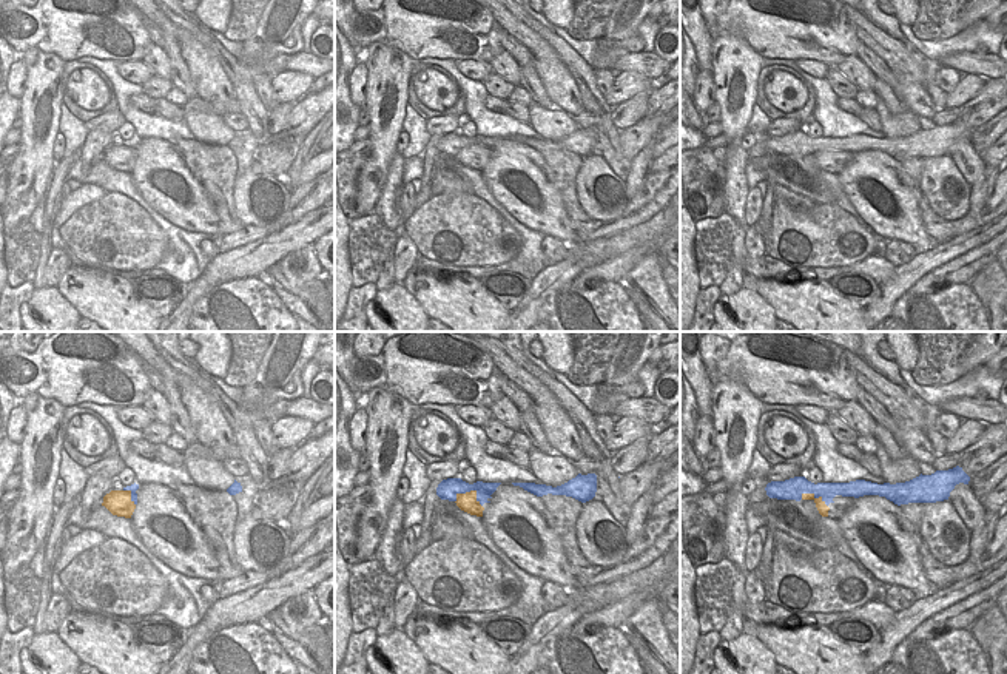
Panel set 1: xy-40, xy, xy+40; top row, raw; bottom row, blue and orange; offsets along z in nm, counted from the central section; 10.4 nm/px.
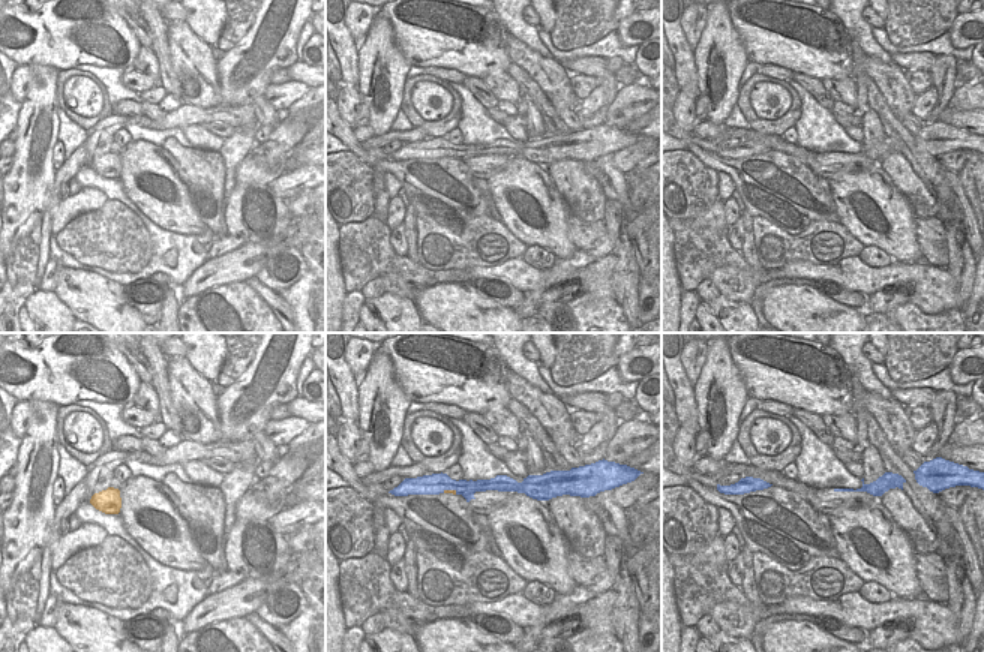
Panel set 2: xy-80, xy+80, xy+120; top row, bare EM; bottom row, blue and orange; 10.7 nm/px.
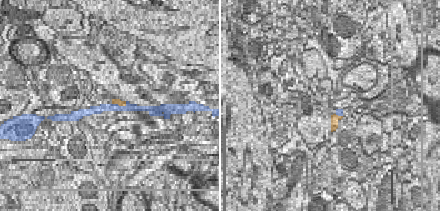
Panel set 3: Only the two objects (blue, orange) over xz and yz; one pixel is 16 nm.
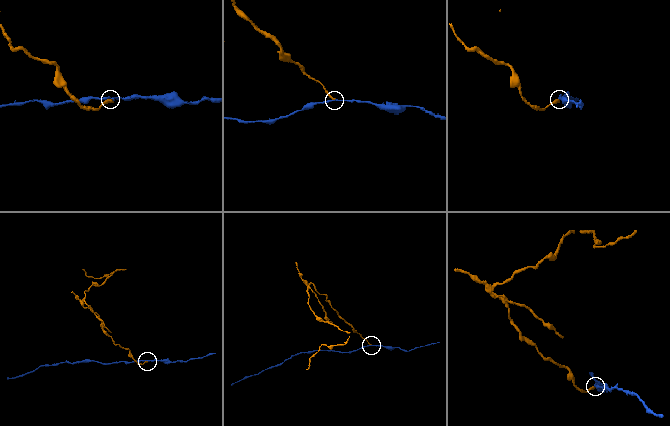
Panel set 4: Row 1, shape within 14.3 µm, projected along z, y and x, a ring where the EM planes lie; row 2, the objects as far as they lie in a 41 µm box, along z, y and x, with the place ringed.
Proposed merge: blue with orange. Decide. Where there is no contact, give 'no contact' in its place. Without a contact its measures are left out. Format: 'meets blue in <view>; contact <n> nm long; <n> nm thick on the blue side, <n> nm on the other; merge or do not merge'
meets blue in xy; contact 320 nm long; 200 nm thick on the blue side, 190 nm on the other; do not merge

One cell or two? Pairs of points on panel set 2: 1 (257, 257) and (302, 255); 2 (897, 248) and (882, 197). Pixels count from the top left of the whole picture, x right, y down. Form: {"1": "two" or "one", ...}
{"1": "two", "2": "one"}

